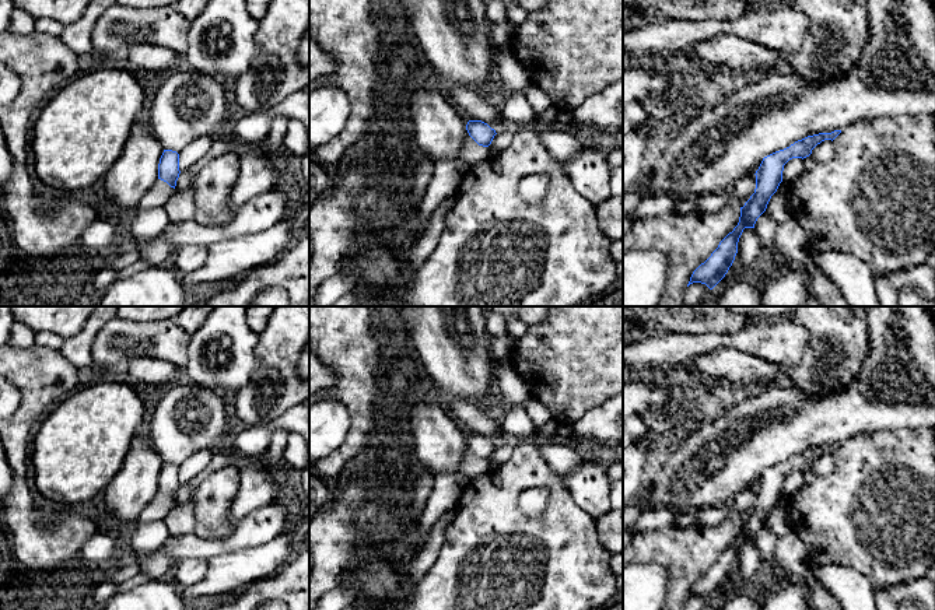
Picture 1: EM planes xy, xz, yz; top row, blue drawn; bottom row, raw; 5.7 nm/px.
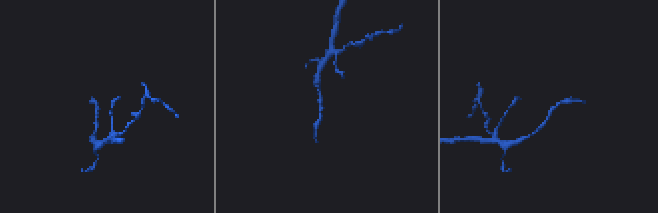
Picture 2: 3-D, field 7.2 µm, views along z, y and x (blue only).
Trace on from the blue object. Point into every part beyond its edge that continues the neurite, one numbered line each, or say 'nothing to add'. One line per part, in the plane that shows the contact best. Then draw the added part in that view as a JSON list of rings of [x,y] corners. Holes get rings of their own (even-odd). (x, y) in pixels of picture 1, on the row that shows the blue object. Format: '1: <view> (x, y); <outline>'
nothing to add

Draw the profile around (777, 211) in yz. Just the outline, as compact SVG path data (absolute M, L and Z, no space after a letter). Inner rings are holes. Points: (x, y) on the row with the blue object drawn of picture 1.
M775 192L770 199L766 211L757 218L754 224L754 231L766 250L775 252L775 228L778 224L789 220L791 217L792 214L788 207L787 197Z

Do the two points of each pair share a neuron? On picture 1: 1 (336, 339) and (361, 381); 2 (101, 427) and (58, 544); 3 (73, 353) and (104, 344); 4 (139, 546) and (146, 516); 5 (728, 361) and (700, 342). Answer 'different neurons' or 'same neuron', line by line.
1: same neuron
2: different neurons
3: different neurons
4: different neurons
5: different neurons

